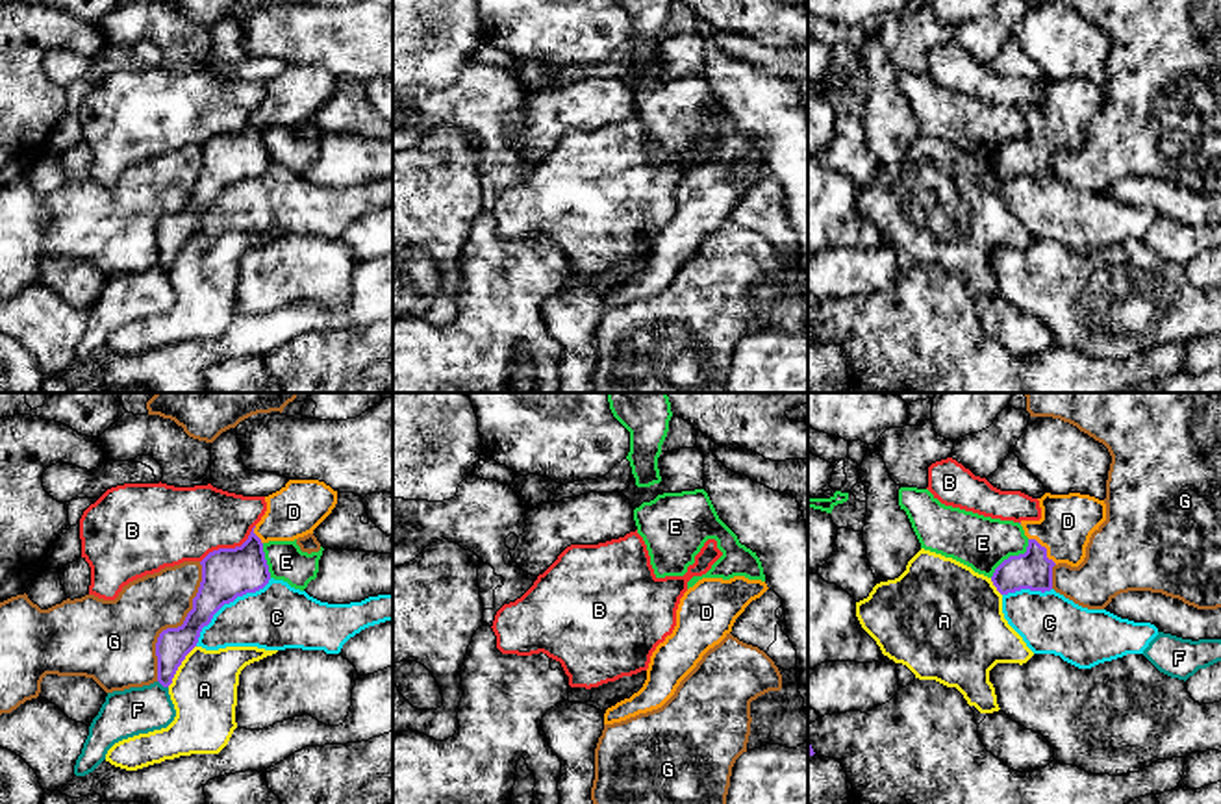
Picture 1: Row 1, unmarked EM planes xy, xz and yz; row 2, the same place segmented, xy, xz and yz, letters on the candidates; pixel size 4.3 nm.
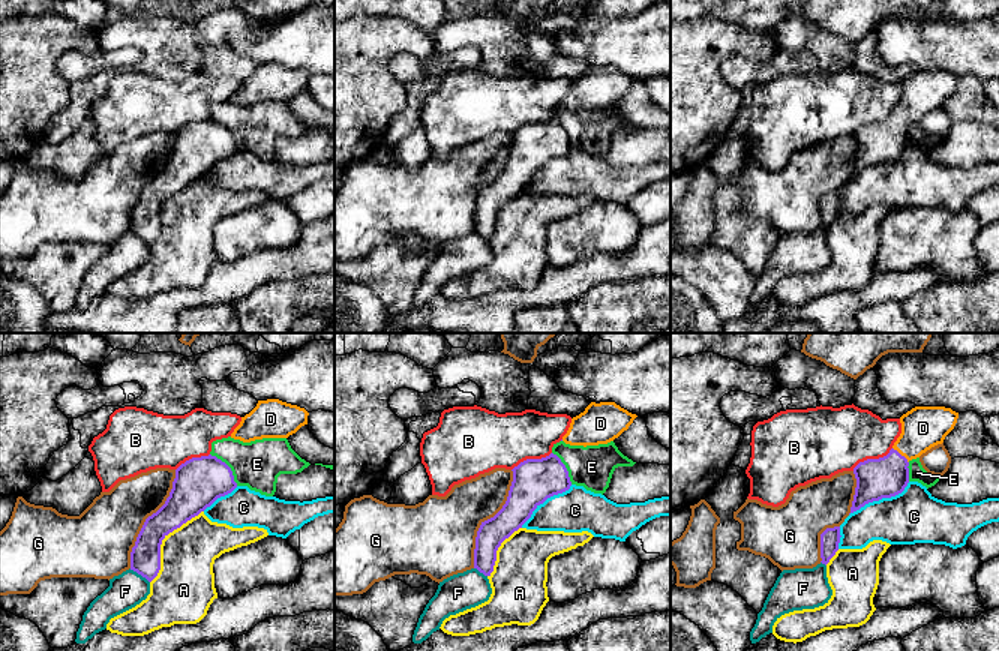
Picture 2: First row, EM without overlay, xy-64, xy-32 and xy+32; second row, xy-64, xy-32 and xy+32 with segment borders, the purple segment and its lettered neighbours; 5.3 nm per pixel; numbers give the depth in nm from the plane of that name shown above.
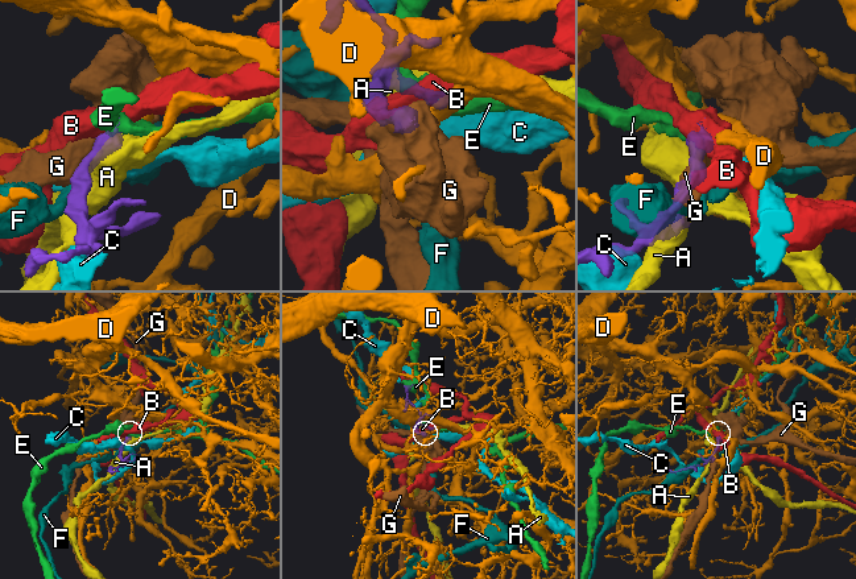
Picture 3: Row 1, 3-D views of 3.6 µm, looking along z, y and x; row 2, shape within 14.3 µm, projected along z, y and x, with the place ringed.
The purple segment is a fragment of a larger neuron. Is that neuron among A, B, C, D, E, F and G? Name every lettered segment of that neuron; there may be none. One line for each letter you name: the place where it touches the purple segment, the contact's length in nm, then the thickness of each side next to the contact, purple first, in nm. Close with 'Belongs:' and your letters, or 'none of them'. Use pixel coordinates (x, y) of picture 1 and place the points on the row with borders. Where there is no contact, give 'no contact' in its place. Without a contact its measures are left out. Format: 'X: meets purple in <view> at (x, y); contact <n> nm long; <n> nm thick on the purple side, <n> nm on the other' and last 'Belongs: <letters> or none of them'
D: meets purple in yz at (1045, 549); contact 170 nm long; 160 nm thick on the purple side, 240 nm on the other
Belongs: D

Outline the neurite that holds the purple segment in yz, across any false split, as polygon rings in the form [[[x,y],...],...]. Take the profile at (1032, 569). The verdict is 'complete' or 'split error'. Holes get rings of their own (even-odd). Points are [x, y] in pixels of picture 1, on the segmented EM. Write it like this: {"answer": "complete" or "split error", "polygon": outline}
{"answer": "split error", "polygon": [[[1045,493],[1039,500],[1041,519],[1021,521],[1028,546],[1010,556],[993,572],[991,582],[1001,595],[1021,589],[1051,591],[1052,567],[1078,567],[1086,558],[1089,537],[1106,521],[1106,504],[1089,495]]]}

